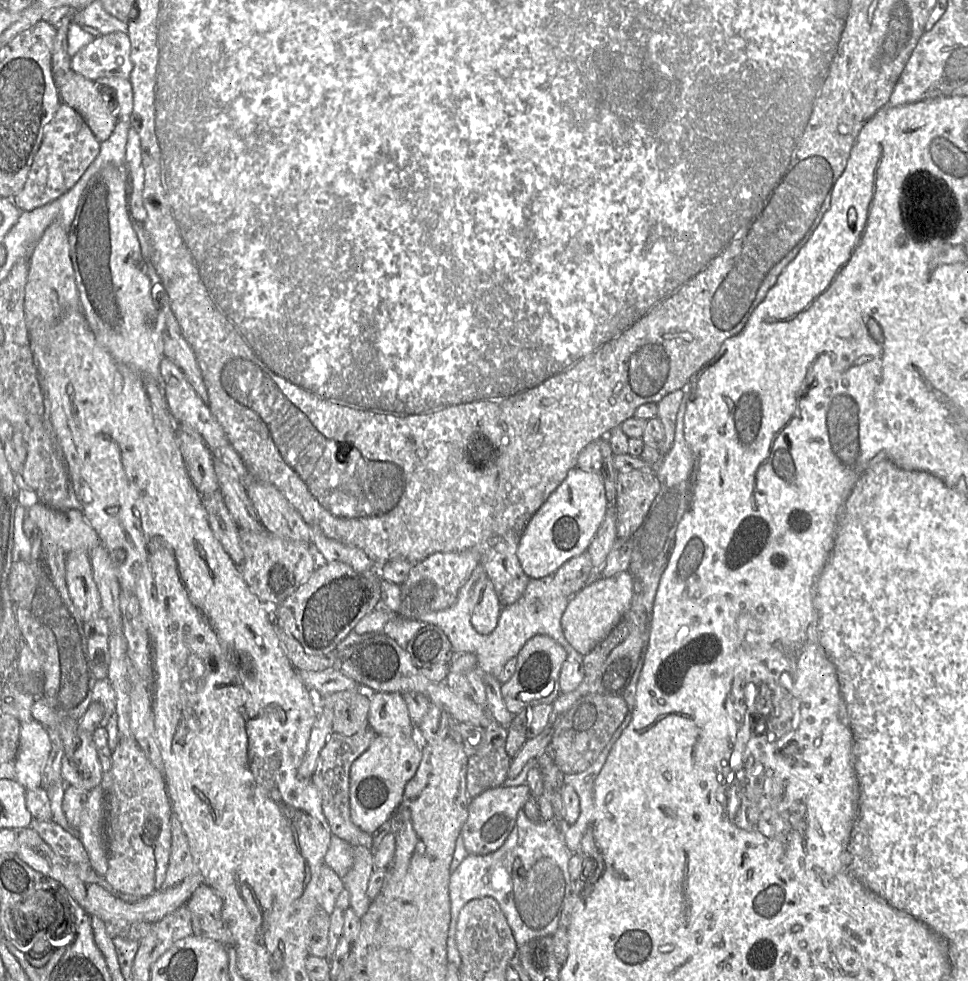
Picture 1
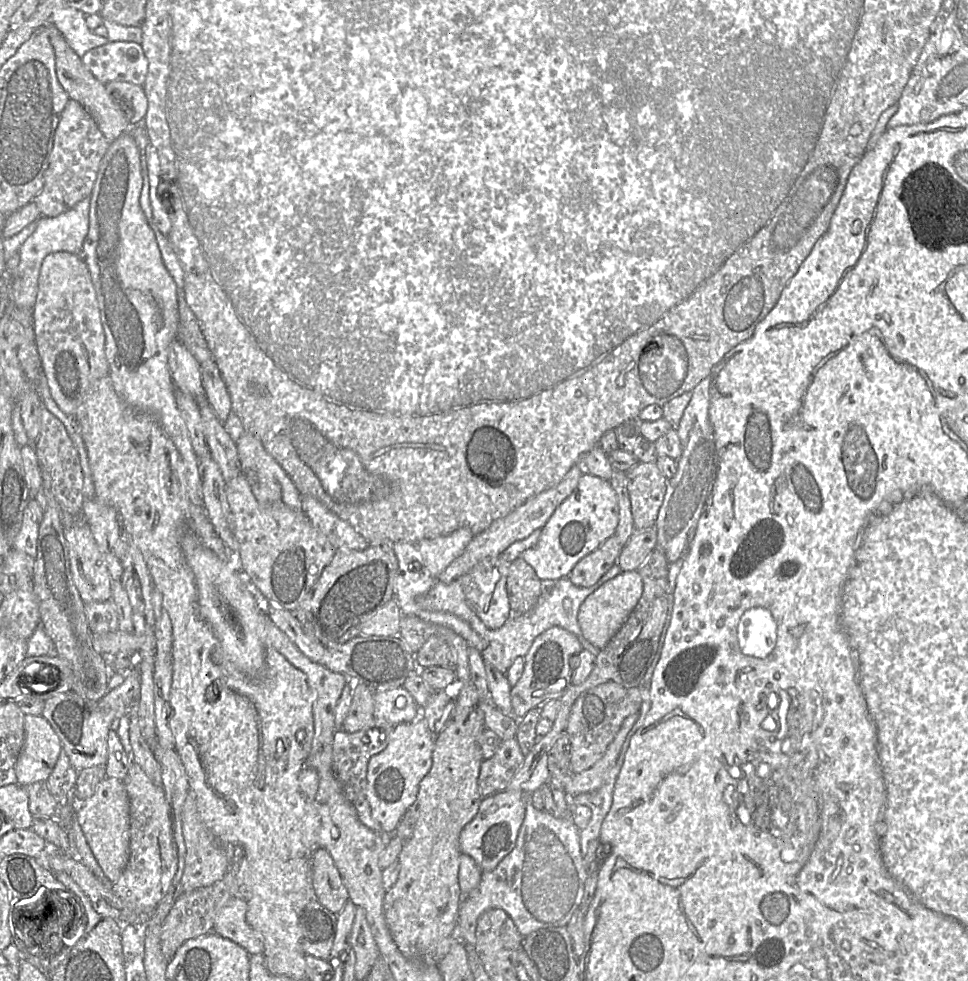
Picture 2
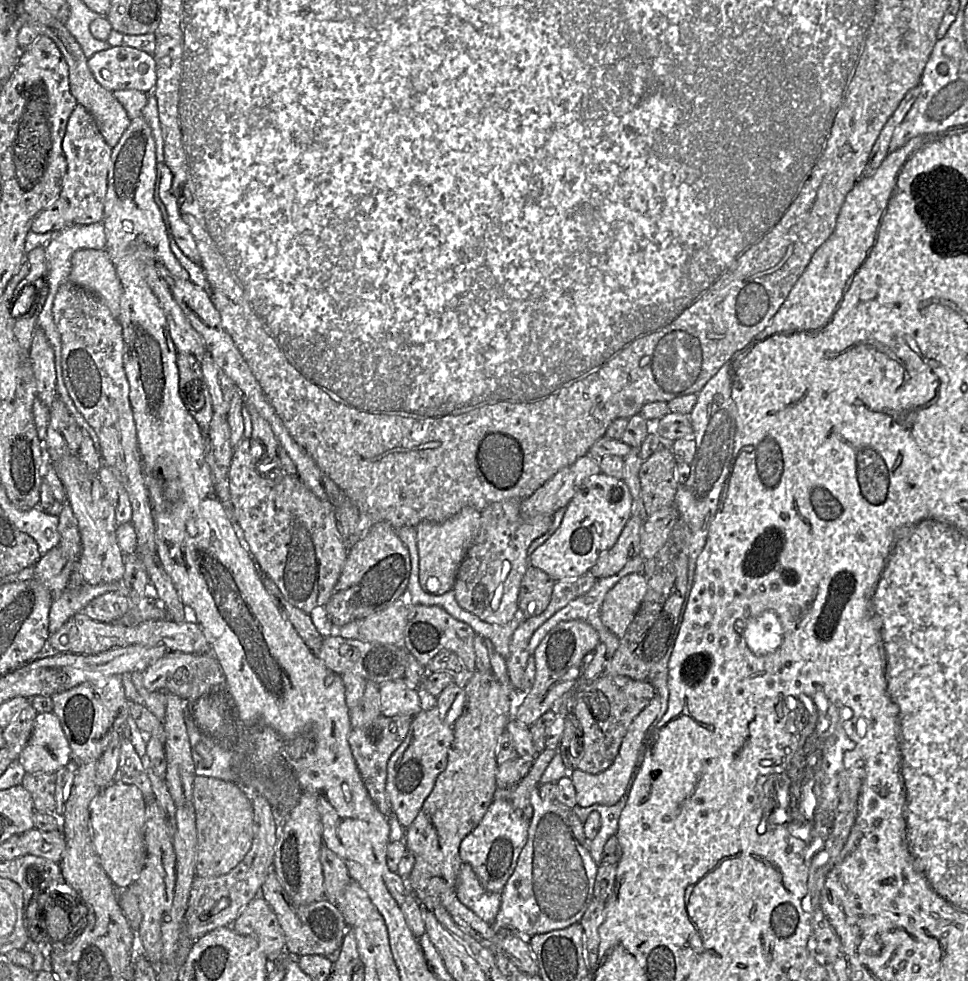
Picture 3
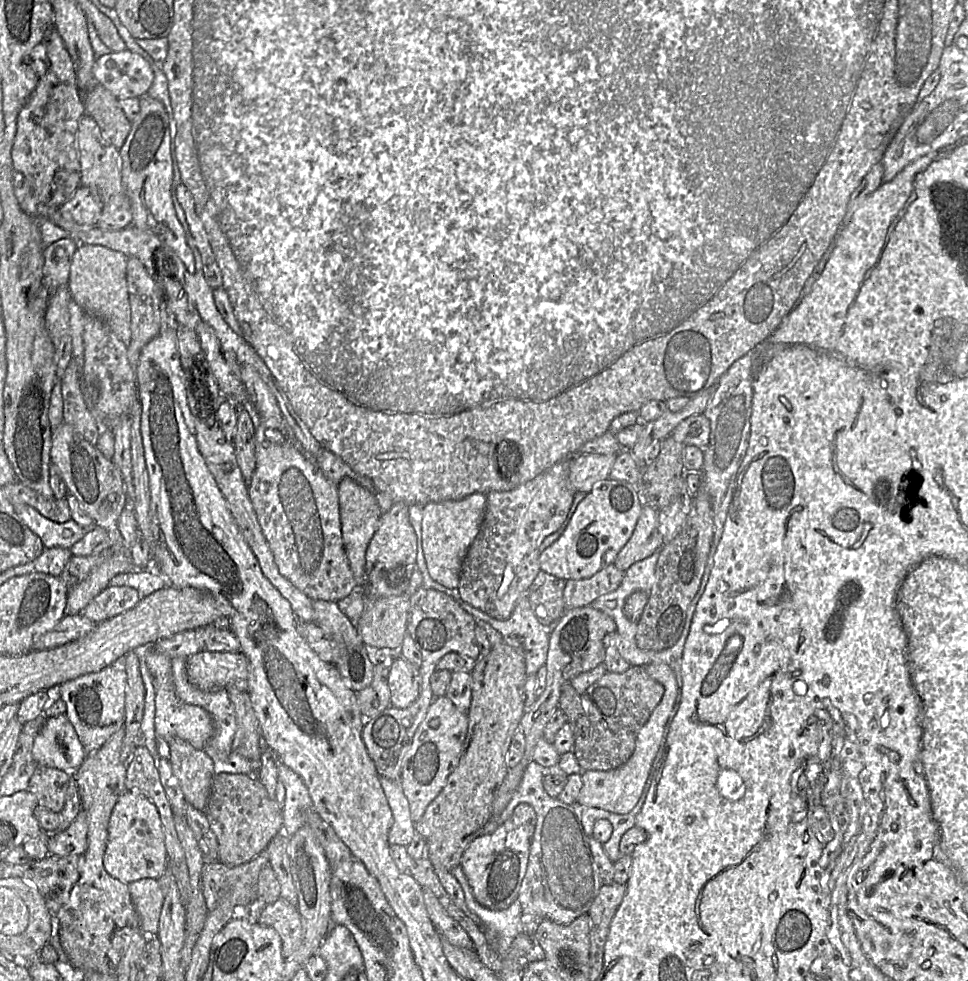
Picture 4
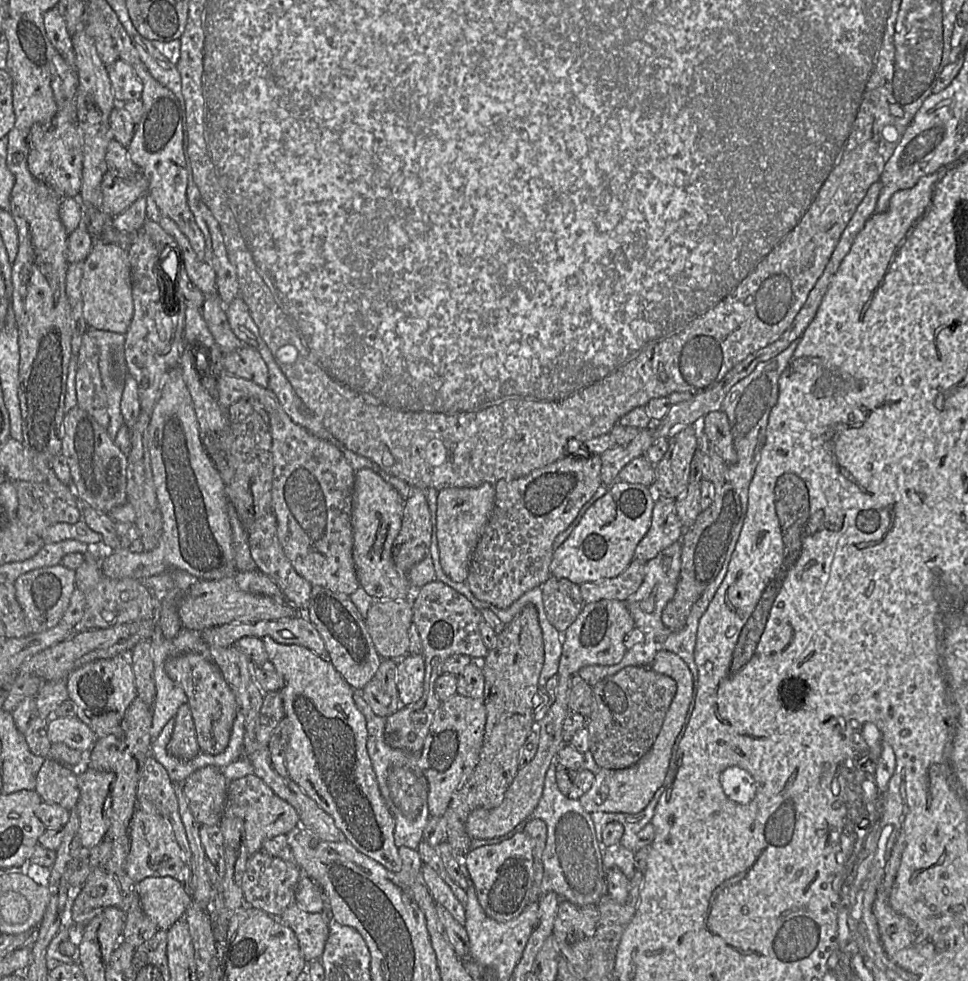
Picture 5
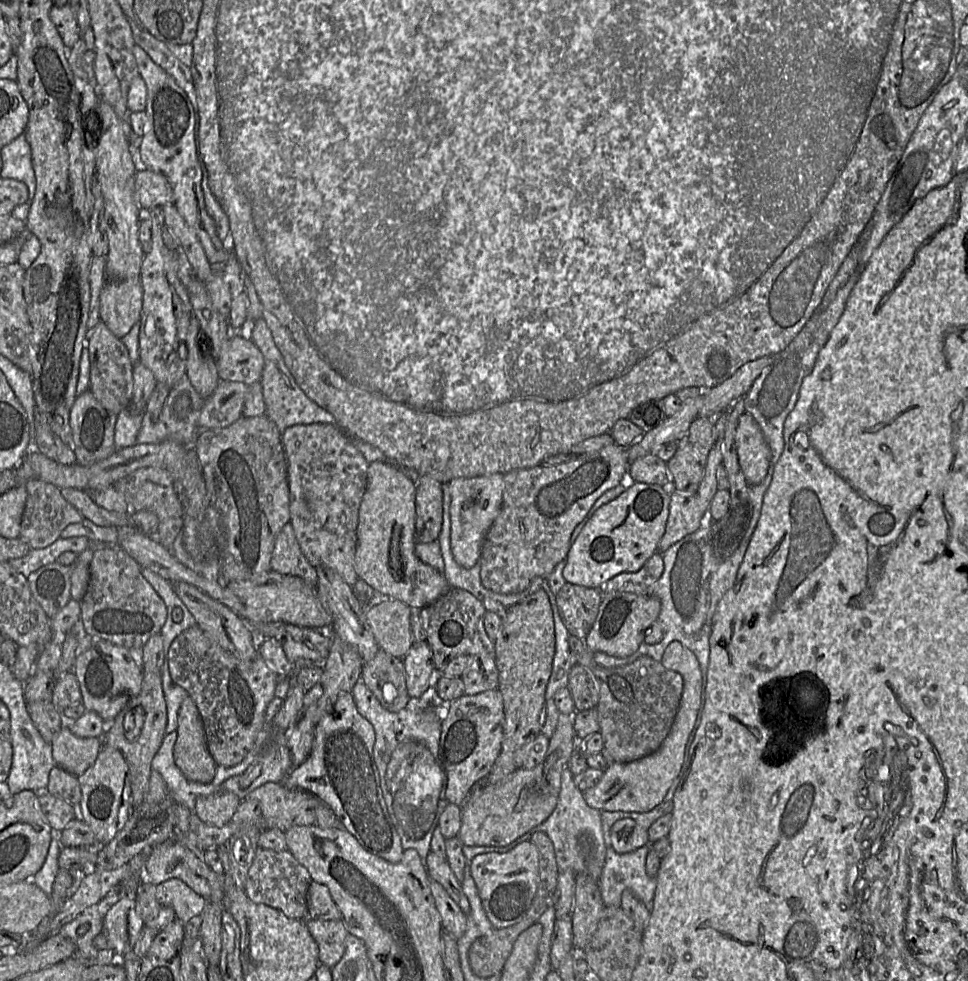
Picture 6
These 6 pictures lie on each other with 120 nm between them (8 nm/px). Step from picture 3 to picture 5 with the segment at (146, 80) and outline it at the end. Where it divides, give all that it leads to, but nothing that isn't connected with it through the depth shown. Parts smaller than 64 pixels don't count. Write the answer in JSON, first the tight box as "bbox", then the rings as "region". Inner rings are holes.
{"bbox":[107,60,144,105],"region":[[[122,60],[107,67],[115,101],[119,105],[141,99],[144,85],[135,71]]]}

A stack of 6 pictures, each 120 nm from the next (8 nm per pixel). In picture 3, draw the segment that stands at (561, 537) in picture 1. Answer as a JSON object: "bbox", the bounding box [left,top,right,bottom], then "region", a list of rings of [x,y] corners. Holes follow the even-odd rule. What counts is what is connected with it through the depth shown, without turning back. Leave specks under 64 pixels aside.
{"bbox":[529,473,632,582],"region":[[[599,473],[590,476],[569,501],[561,524],[556,531],[529,555],[529,564],[549,575],[555,582],[586,575],[599,557],[617,542],[623,528],[632,517],[632,495],[623,479]]]}

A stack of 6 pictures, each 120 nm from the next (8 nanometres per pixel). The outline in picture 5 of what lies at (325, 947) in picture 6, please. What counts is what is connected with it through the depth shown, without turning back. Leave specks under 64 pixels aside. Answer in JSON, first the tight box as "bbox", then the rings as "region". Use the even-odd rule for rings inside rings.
{"bbox":[278,902,330,963],"region":[[[295,902],[281,914],[278,920],[294,931],[307,963],[321,959],[330,935],[329,916],[324,913],[305,912]]]}

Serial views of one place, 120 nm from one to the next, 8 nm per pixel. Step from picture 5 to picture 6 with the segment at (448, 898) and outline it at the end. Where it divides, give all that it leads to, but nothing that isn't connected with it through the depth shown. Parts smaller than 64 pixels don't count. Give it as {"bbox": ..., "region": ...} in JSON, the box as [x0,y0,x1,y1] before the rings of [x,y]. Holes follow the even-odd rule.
{"bbox":[424,852,470,915],"region":[[[430,852],[424,861],[429,880],[441,884],[450,897],[459,905],[461,910],[468,915],[470,904],[462,889],[462,883],[453,873],[447,859],[436,853]]]}

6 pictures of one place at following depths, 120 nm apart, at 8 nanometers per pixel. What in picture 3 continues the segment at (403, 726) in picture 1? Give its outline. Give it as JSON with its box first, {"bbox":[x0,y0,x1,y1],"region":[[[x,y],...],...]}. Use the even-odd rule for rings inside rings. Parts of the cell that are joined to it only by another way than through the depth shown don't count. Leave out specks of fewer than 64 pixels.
{"bbox":[380,678,423,717],"region":[[[404,678],[388,681],[380,685],[380,704],[384,716],[414,717],[423,710],[422,690],[411,687]]]}

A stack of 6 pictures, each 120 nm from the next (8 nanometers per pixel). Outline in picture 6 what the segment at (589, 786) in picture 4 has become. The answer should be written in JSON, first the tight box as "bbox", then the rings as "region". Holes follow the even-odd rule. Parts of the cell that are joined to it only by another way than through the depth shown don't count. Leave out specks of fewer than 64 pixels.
{"bbox":[583,642,705,813],"region":[[[671,642],[665,649],[661,664],[681,675],[683,691],[671,729],[661,746],[639,760],[612,762],[603,777],[592,788],[583,791],[586,803],[600,811],[645,813],[660,804],[673,782],[679,777],[686,759],[686,752],[700,723],[705,703],[701,668],[695,654],[680,642]]]}

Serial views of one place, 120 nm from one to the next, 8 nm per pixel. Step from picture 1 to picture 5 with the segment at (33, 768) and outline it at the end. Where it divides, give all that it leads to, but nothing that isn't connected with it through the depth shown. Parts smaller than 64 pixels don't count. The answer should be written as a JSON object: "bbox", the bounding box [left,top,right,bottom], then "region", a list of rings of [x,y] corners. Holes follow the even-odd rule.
{"bbox":[47,717,97,753],"region":[[[77,717],[50,718],[47,735],[52,744],[63,743],[83,753],[97,741],[95,733]]]}

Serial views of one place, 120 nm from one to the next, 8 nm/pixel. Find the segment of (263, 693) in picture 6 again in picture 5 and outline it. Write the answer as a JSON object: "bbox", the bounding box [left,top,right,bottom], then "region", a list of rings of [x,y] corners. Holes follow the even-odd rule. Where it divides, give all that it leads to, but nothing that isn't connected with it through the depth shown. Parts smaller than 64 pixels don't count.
{"bbox":[165,654,238,755],"region":[[[181,654],[166,661],[165,671],[170,679],[183,688],[188,697],[201,751],[211,755],[223,753],[230,741],[238,705],[233,691],[217,665],[200,655]]]}

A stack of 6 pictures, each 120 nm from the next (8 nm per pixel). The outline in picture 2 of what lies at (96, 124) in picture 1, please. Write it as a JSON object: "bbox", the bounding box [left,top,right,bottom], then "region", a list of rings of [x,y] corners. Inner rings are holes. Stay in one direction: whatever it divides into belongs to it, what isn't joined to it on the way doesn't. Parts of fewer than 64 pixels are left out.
{"bbox":[45,25,131,145],"region":[[[53,25],[45,26],[48,27],[50,41],[55,53],[56,74],[59,83],[65,89],[71,100],[77,101],[87,109],[111,145],[122,134],[127,132],[128,126],[131,124],[129,114],[123,110],[118,100],[107,91],[105,84],[94,77],[82,62],[81,57],[68,45],[58,29]]]}

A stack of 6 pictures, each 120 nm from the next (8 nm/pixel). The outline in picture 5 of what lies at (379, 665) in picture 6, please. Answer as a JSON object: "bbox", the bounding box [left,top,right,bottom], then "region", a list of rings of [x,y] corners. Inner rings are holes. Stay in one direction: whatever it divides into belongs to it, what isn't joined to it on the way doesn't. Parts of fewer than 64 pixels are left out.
{"bbox":[362,659,404,717],"region":[[[382,659],[377,673],[362,690],[363,698],[378,716],[388,717],[404,707],[397,688],[397,666],[402,660]],[[383,694],[388,694],[392,699],[387,706],[380,701]]]}

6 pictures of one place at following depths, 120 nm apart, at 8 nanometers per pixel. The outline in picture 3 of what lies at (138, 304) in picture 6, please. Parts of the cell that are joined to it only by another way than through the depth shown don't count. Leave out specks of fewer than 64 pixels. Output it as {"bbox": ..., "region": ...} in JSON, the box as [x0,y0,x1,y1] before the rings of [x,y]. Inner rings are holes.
{"bbox":[68,248,122,319],"region":[[[105,248],[77,250],[72,255],[68,279],[97,295],[117,319],[120,313],[122,284]]]}

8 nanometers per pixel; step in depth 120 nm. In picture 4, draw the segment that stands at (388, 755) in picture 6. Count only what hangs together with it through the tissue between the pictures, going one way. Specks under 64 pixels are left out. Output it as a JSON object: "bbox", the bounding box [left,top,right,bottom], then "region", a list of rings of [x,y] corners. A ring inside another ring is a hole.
{"bbox":[381,778,417,847],"region":[[[382,778],[381,784],[393,814],[393,824],[388,835],[389,843],[407,847],[417,833],[408,799],[399,780]]]}

